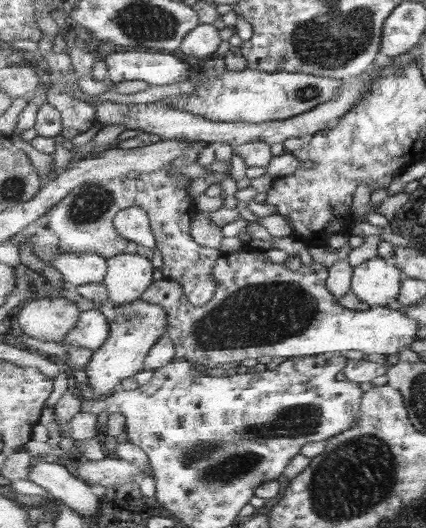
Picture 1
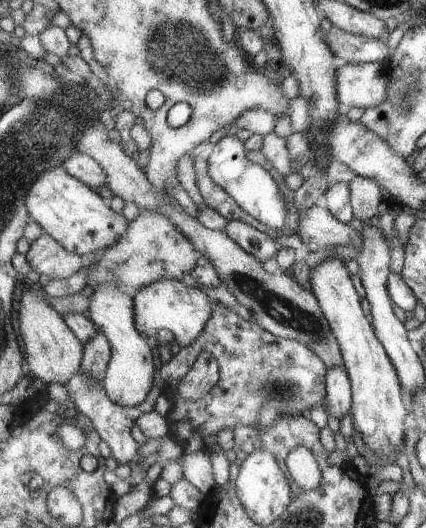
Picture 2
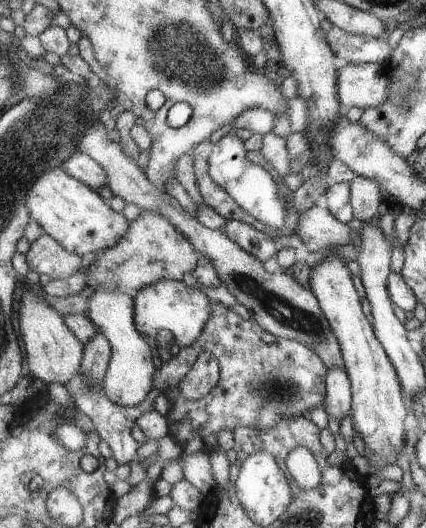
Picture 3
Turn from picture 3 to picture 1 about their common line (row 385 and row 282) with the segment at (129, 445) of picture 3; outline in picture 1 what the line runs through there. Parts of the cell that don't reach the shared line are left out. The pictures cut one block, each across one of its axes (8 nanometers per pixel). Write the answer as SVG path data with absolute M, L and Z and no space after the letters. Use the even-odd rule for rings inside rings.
M59 254L51 266L62 276L69 287L105 282L108 259L99 254Z

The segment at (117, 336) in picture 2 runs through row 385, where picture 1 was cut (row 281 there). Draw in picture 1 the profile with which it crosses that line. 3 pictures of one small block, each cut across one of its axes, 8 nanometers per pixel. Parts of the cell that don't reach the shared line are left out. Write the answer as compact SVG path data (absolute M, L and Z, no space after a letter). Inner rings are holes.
M119 254L117 257L109 258L108 274L104 282L108 288L108 300L122 305L141 299L154 283L155 272L153 262L145 256L139 256L139 254Z

